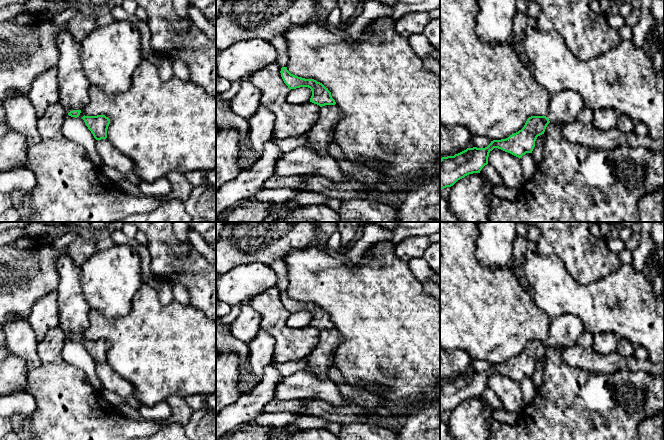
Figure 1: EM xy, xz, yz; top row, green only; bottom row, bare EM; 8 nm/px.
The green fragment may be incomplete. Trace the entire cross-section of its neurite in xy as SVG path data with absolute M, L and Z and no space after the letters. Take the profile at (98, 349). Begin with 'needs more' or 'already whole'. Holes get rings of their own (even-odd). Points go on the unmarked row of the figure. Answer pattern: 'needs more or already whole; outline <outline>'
needs more; outline M81 334L70 335L68 339L75 342L82 342L96 364L107 362L110 343L105 339L85 340Z

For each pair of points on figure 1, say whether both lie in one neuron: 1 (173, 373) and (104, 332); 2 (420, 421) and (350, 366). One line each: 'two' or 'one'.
1: one
2: two

